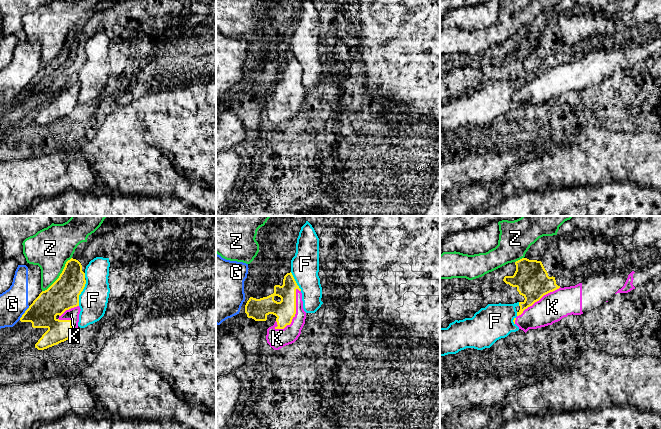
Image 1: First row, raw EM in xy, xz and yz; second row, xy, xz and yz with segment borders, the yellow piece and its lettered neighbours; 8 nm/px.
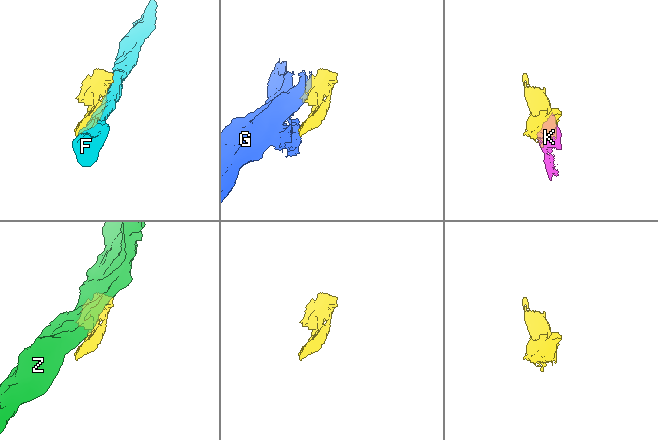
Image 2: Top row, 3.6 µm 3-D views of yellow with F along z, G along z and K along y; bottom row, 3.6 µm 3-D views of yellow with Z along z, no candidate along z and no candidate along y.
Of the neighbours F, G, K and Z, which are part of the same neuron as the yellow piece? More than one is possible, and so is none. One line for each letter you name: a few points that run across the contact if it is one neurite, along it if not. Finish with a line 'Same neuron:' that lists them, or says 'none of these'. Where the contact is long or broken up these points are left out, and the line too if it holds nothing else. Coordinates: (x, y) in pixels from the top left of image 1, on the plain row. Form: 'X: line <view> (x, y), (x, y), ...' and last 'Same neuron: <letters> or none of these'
Same neuron: K

